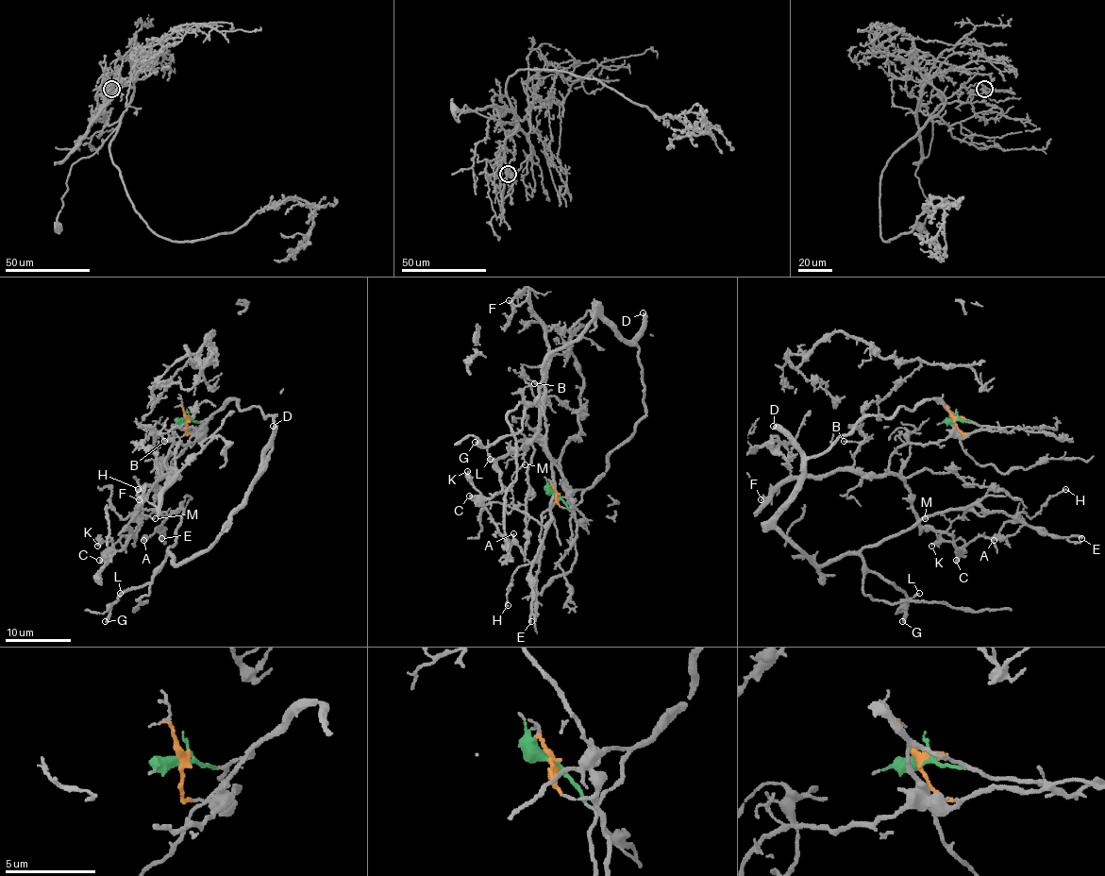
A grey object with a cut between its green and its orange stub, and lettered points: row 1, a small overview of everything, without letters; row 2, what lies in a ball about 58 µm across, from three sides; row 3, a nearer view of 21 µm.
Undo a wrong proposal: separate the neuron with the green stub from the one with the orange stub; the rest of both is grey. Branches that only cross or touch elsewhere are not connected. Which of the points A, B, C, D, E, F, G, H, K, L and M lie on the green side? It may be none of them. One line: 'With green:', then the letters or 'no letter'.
With green: A, D, E, G, H, L

